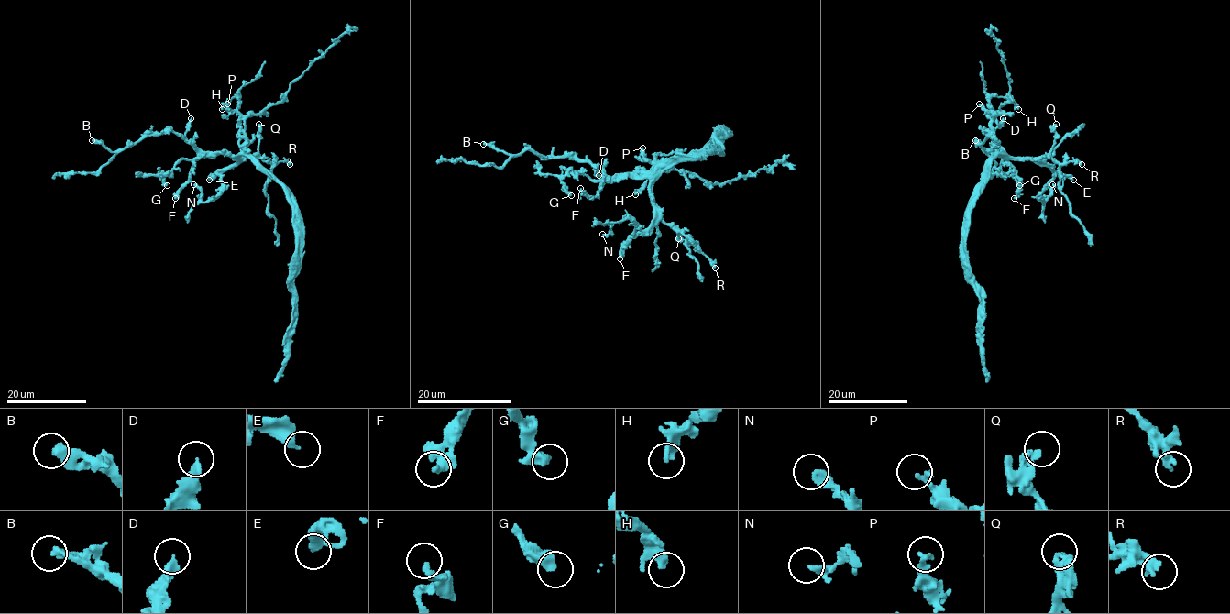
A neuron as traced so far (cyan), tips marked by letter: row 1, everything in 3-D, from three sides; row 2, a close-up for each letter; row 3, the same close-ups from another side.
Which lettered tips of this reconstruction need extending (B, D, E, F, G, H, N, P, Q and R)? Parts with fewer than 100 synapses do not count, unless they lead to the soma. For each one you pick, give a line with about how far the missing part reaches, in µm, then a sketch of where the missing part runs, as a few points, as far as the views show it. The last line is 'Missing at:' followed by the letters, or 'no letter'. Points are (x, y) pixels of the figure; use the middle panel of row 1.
E: missing 40 µm; course (620, 258), (624, 294), (637, 330), (636, 348), (610, 366), (594, 373), (576, 376)
Missing at: E

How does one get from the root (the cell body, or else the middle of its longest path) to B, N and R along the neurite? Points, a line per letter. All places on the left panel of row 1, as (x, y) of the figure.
B: (258, 163), (244, 155), (203, 152), (171, 131), (145, 134), (137, 142), (113, 152), (92, 140)
N: (258, 163), (247, 154), (239, 154), (237, 162), (222, 173), (222, 189), (204, 202), (193, 184)
R: (258, 163), (247, 154), (236, 157), (260, 157), (273, 164), (290, 164)

